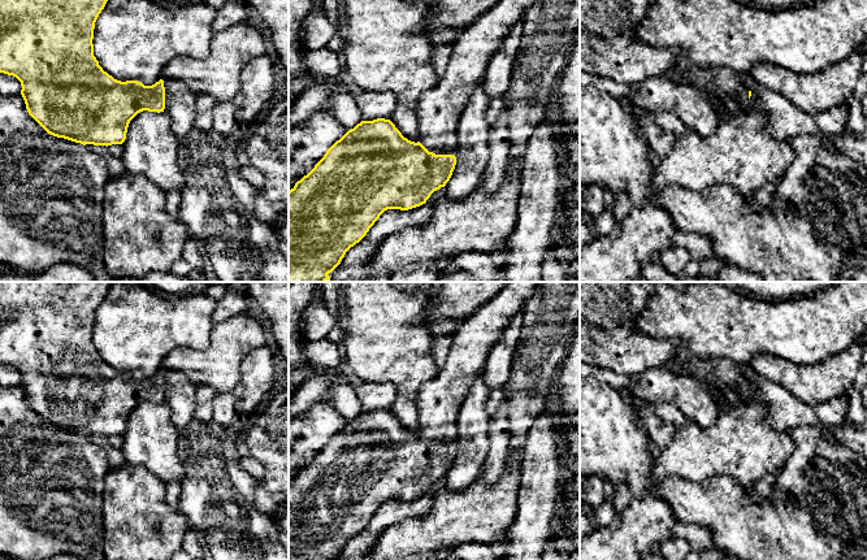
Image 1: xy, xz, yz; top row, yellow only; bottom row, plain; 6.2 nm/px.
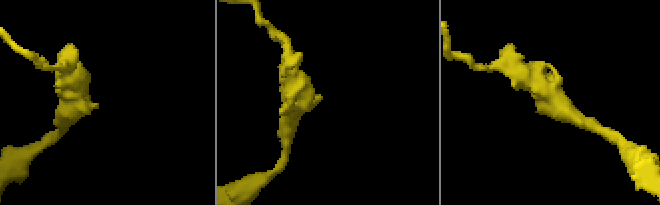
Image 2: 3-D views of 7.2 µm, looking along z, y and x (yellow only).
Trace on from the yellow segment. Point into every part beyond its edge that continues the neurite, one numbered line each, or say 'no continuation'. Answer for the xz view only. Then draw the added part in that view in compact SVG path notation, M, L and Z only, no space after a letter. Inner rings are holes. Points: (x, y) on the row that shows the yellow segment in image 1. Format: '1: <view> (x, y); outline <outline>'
1: xz (438, 111); outline M499 0L489 10L477 17L467 29L458 32L454 52L447 64L443 78L438 84L421 94L416 108L420 143L435 155L447 152L455 142L458 122L473 90L484 83L487 62L498 51L508 30L523 22L524 13L534 0Z

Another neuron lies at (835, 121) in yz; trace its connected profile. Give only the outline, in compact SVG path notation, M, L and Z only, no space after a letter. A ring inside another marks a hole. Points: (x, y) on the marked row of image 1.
M580 0L580 71L611 78L619 83L638 84L659 77L668 78L675 66L688 75L681 83L727 103L732 116L741 112L759 113L766 117L764 131L773 139L784 142L799 135L837 135L848 129L849 107L842 103L827 112L811 116L793 105L783 95L755 82L751 75L734 73L729 68L710 70L693 68L688 53L680 48L653 47L636 36L636 27L643 21L655 0Z

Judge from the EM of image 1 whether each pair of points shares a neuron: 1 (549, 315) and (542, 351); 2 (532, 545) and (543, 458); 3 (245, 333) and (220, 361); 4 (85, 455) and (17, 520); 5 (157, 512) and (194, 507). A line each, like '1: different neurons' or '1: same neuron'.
1: same neuron
2: same neuron
3: same neuron
4: same neuron
5: different neurons

